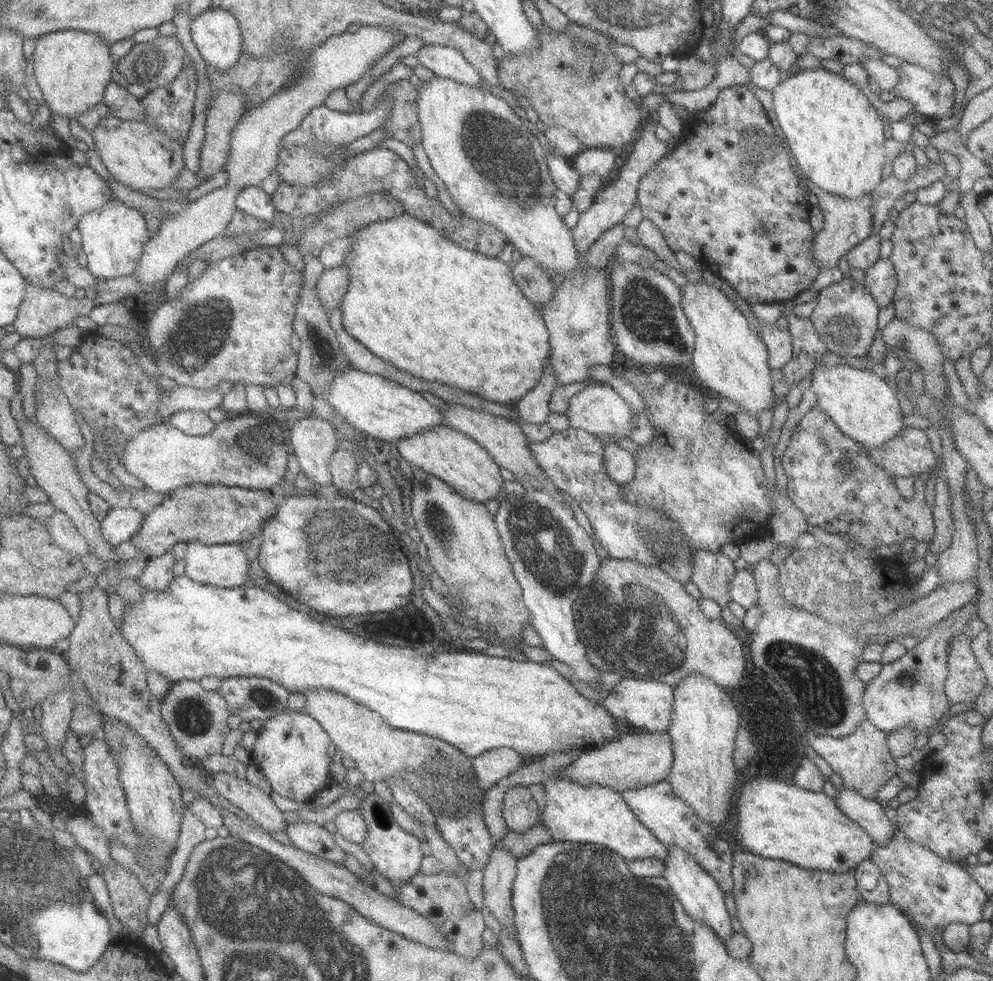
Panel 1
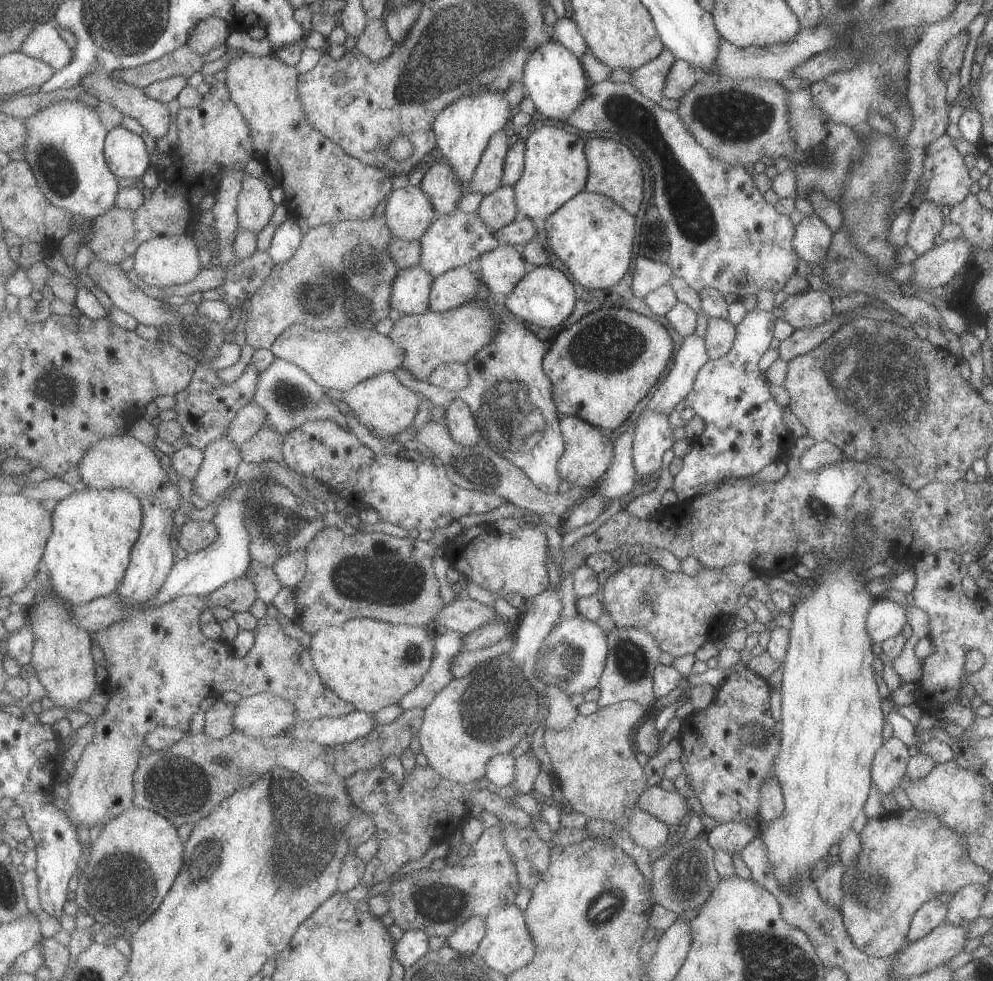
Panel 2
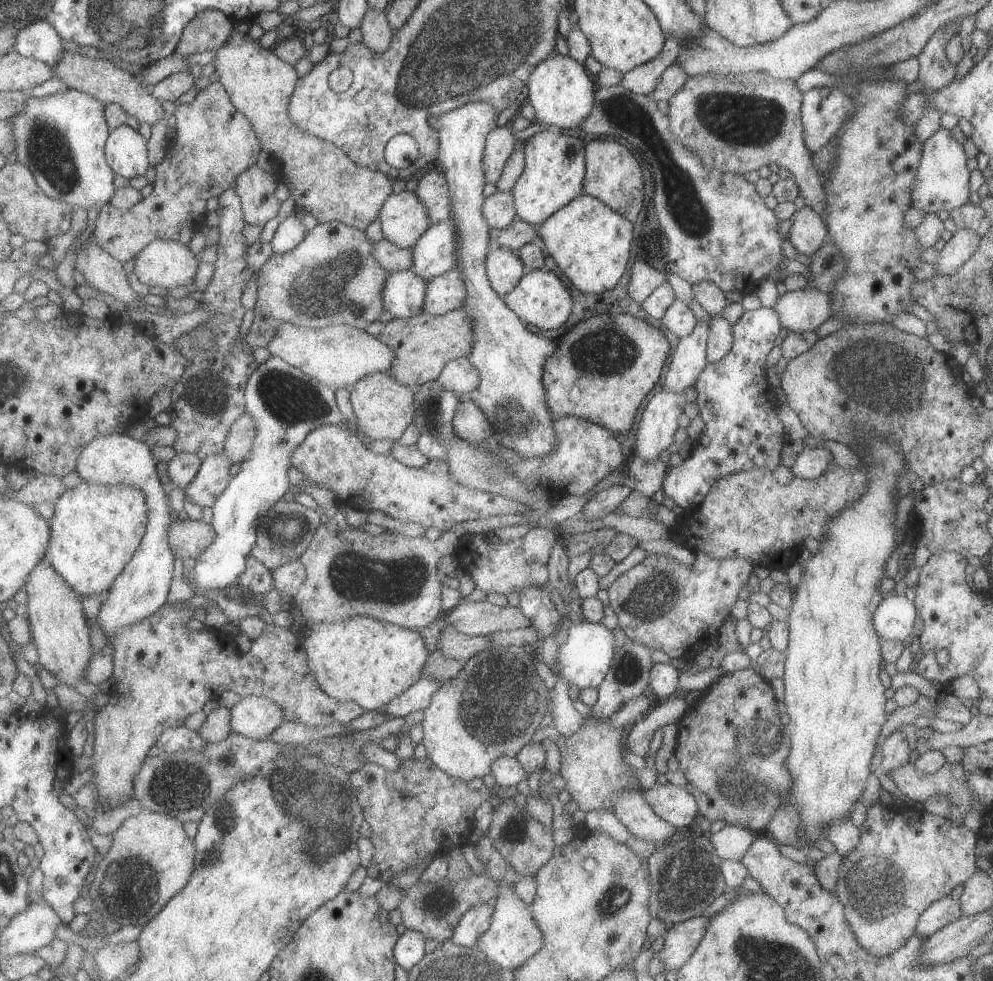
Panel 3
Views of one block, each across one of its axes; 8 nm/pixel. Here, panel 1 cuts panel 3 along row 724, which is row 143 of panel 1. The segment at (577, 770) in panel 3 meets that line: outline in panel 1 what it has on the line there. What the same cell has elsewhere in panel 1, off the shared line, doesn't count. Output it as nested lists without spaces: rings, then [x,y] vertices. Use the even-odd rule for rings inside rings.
[[[578,23],[570,25],[568,32],[556,32],[550,25],[537,26],[542,32],[542,48],[536,54],[506,54],[499,60],[501,87],[514,93],[523,94],[529,99],[530,105],[546,122],[549,128],[566,127],[572,130],[590,148],[611,148],[619,151],[620,148],[634,142],[641,135],[641,120],[639,101],[631,99],[625,93],[625,86],[619,74],[623,70],[623,62],[612,52],[610,37],[598,30],[584,27]]]

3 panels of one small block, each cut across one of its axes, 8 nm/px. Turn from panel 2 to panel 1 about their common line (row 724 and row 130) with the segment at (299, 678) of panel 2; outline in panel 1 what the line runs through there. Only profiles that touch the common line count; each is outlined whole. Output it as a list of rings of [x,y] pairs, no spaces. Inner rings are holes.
[[[191,65],[169,85],[159,86],[145,97],[148,121],[126,121],[107,117],[94,131],[98,153],[116,180],[133,190],[146,194],[150,188],[170,188],[186,168],[184,142],[190,138],[198,102],[198,68]]]

